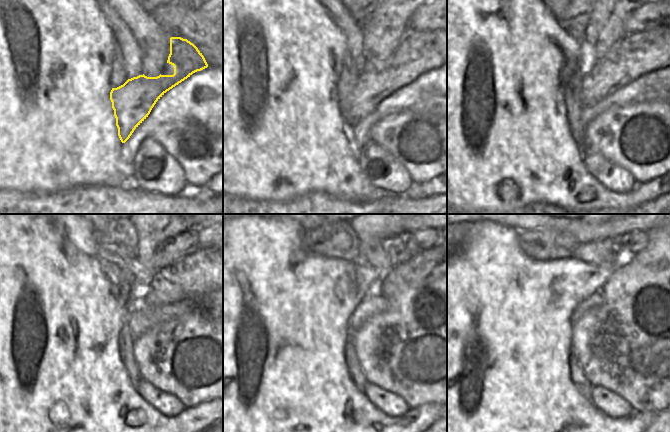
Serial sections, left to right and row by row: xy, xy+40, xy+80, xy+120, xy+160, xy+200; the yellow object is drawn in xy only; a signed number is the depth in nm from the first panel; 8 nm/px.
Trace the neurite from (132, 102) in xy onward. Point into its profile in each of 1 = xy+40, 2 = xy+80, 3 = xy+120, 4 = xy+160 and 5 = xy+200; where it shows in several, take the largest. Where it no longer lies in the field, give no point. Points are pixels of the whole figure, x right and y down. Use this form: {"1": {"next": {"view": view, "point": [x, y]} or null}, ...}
{"1": {"next": {"view": "xy+40", "point": [417, 52]}}, "2": {"next": {"view": "xy+80", "point": [641, 52]}}, "3": {"next": {"view": "xy+120", "point": [202, 272]}}, "4": {"next": {"view": "xy+160", "point": [426, 257]}}, "5": {"next": {"view": "xy+200", "point": [650, 255]}}}

